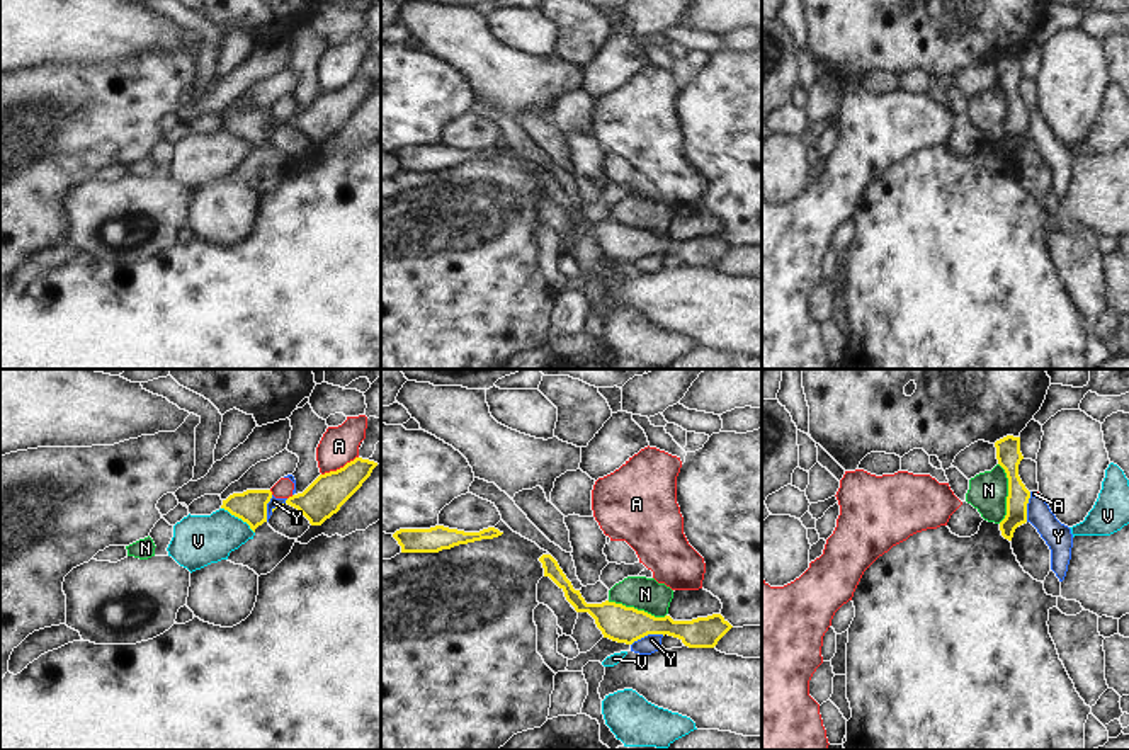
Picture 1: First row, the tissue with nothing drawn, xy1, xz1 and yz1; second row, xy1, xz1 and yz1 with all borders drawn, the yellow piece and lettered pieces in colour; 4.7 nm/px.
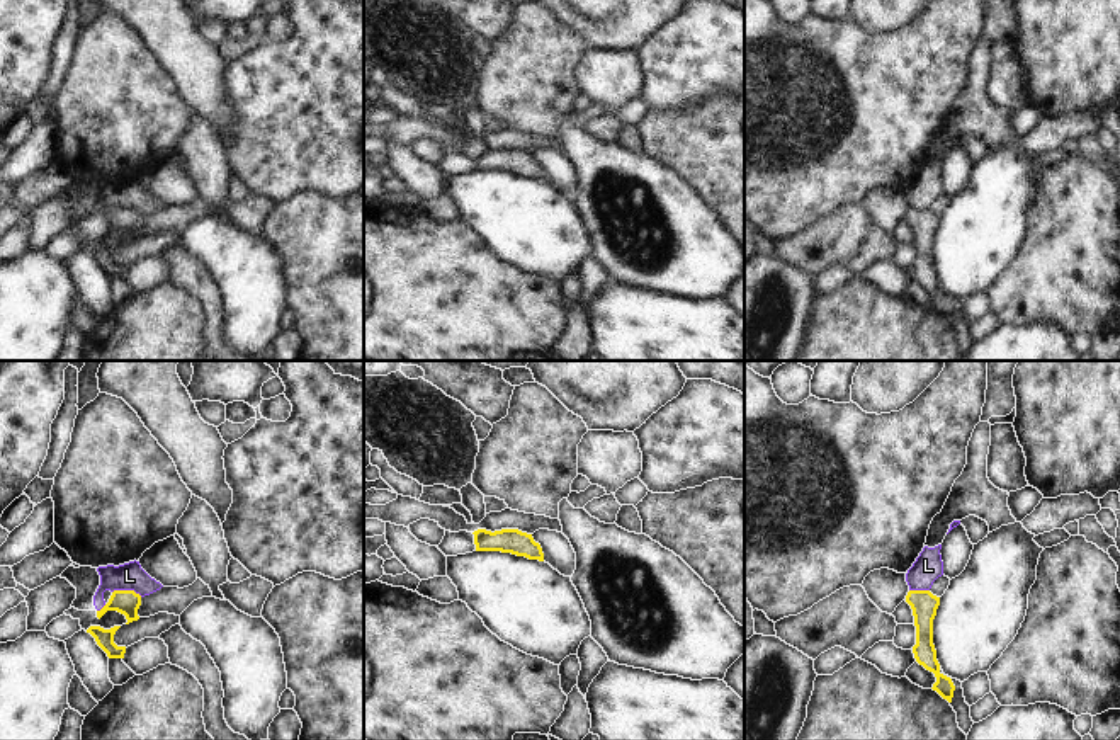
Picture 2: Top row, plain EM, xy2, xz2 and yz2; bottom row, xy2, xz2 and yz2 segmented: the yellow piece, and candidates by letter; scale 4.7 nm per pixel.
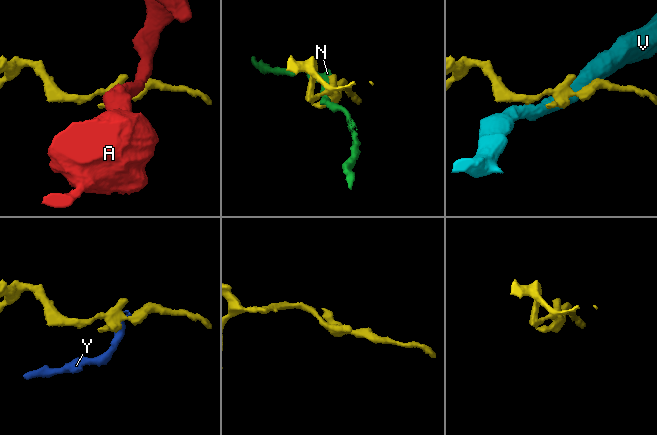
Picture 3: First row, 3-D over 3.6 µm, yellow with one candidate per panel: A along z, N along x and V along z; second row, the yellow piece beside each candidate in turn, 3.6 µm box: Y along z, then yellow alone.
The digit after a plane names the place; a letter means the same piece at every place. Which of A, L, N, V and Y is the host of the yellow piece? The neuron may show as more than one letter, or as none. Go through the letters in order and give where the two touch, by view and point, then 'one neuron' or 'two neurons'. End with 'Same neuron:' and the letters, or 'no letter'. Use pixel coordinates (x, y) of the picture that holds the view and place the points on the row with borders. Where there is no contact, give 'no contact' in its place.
A: contact xy1 (340, 468); two neurons
L: contact xy2 (128, 591); two neurons
N: contact yz1 (1009, 494); two neurons
V: contact xy1 (238, 517); two neurons
Y: contact xz1 (646, 635); two neurons
Same neuron: no letter

